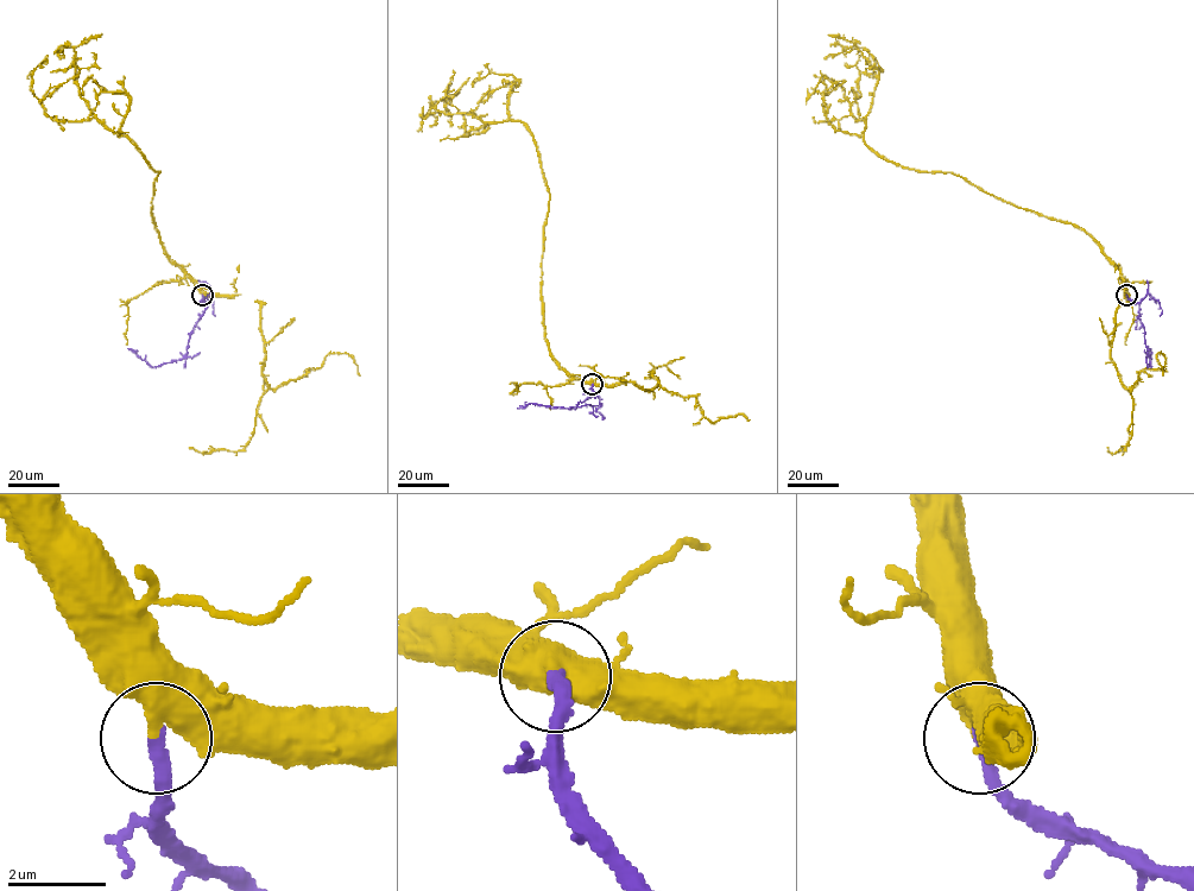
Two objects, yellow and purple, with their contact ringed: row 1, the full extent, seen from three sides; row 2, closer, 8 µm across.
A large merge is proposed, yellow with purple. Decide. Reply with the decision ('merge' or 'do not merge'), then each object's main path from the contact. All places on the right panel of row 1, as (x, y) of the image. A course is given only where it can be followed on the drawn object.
merge; yellow runs (1126, 295), (1082, 229), (879, 157), (851, 112), (858, 57), (869, 64); purple runs (1126, 295), (1138, 304), (1150, 359), (1148, 368), (1145, 356), (1151, 348)

